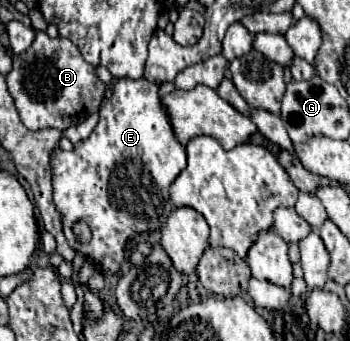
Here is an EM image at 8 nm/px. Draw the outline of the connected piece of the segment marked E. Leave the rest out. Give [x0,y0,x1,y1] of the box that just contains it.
[50,78,186,276]

